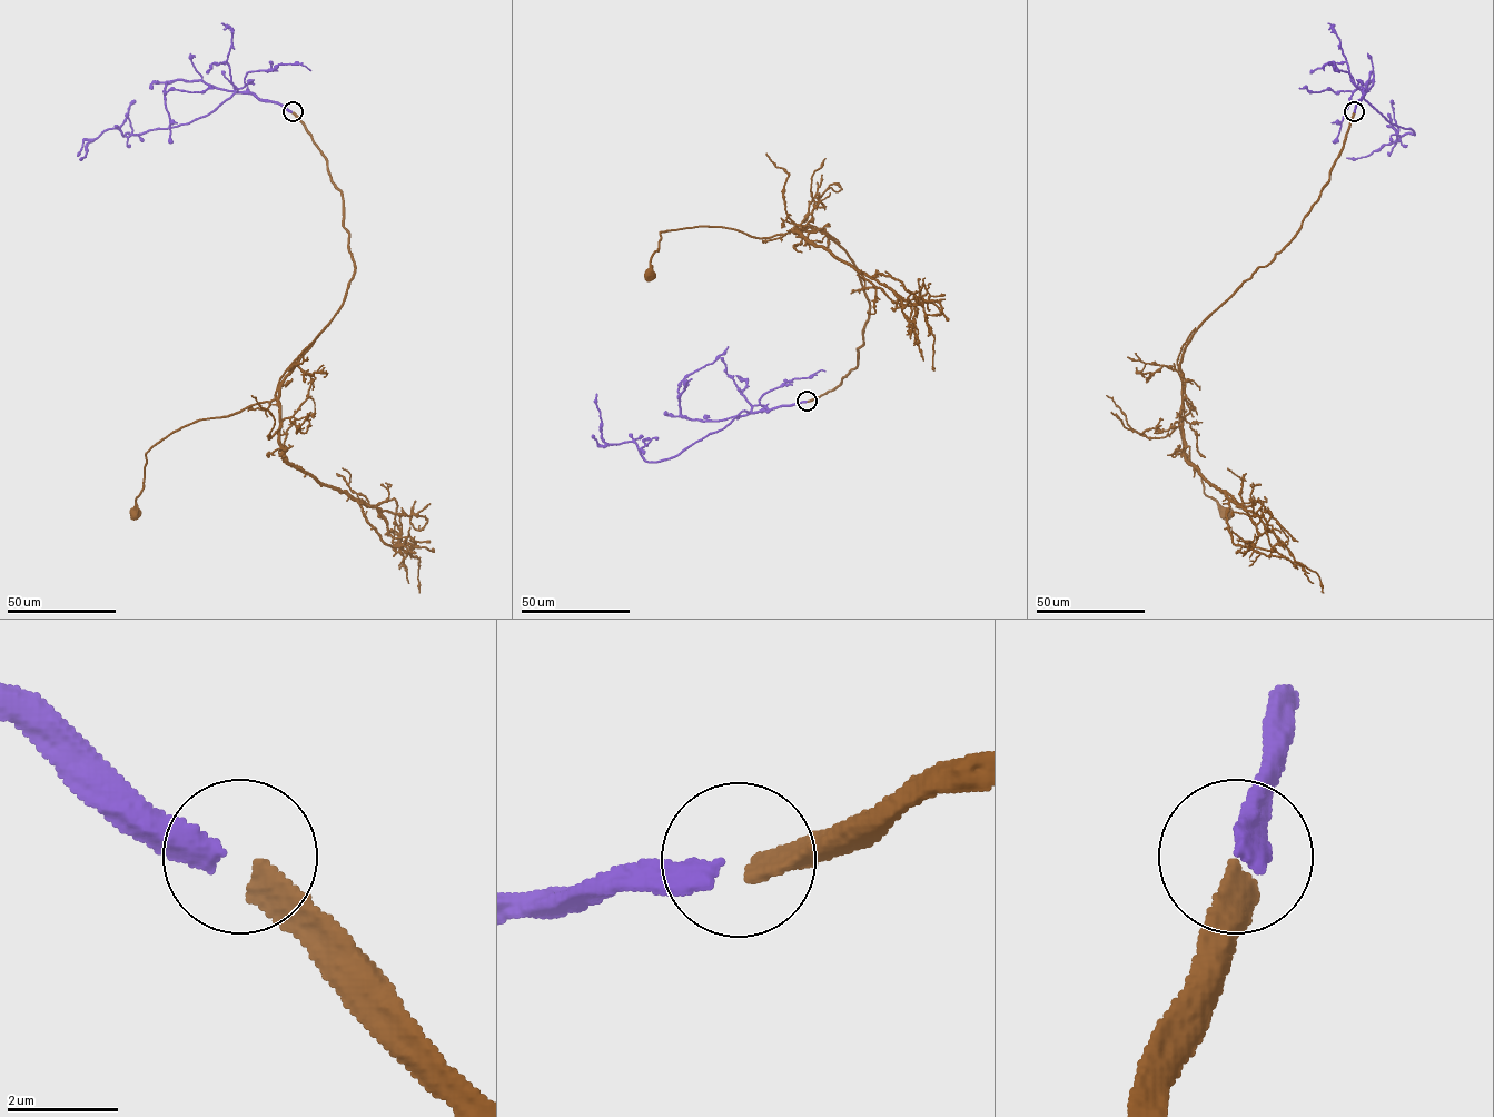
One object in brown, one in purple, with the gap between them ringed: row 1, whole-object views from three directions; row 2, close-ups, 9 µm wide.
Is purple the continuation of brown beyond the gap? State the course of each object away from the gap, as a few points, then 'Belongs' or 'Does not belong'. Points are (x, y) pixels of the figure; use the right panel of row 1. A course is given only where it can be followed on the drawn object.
Course of brown: (1354, 111), (1302, 228), (1206, 319), (1183, 355), (1190, 405), (1179, 419), (1184, 452), (1204, 492), (1227, 513). Course of purple: (1354, 111), (1365, 92), (1388, 122), (1415, 134), (1398, 135), (1394, 128), (1391, 144), (1347, 158). Belongs

